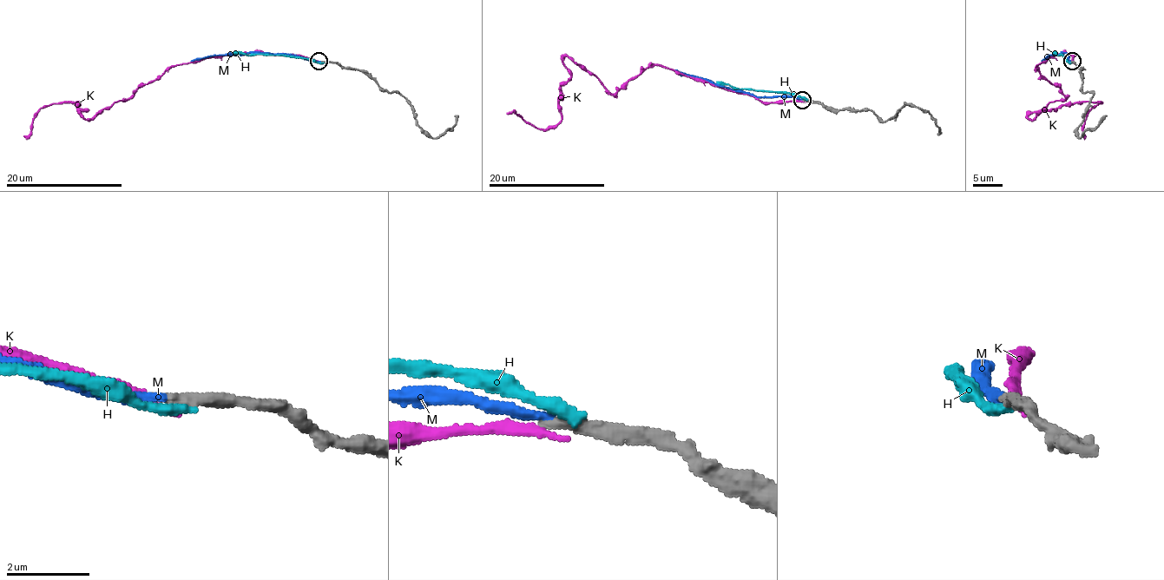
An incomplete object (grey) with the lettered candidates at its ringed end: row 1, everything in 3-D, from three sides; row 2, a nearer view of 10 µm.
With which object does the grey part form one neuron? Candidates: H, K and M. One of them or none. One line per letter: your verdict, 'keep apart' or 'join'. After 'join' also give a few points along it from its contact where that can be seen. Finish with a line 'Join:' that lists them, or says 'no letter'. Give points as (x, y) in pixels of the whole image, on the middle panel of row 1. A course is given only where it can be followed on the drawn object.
H: keep apart
K: keep apart
M: join | via (804, 100), (754, 96), (700, 78), (679, 75), (673, 69)
Join: M

